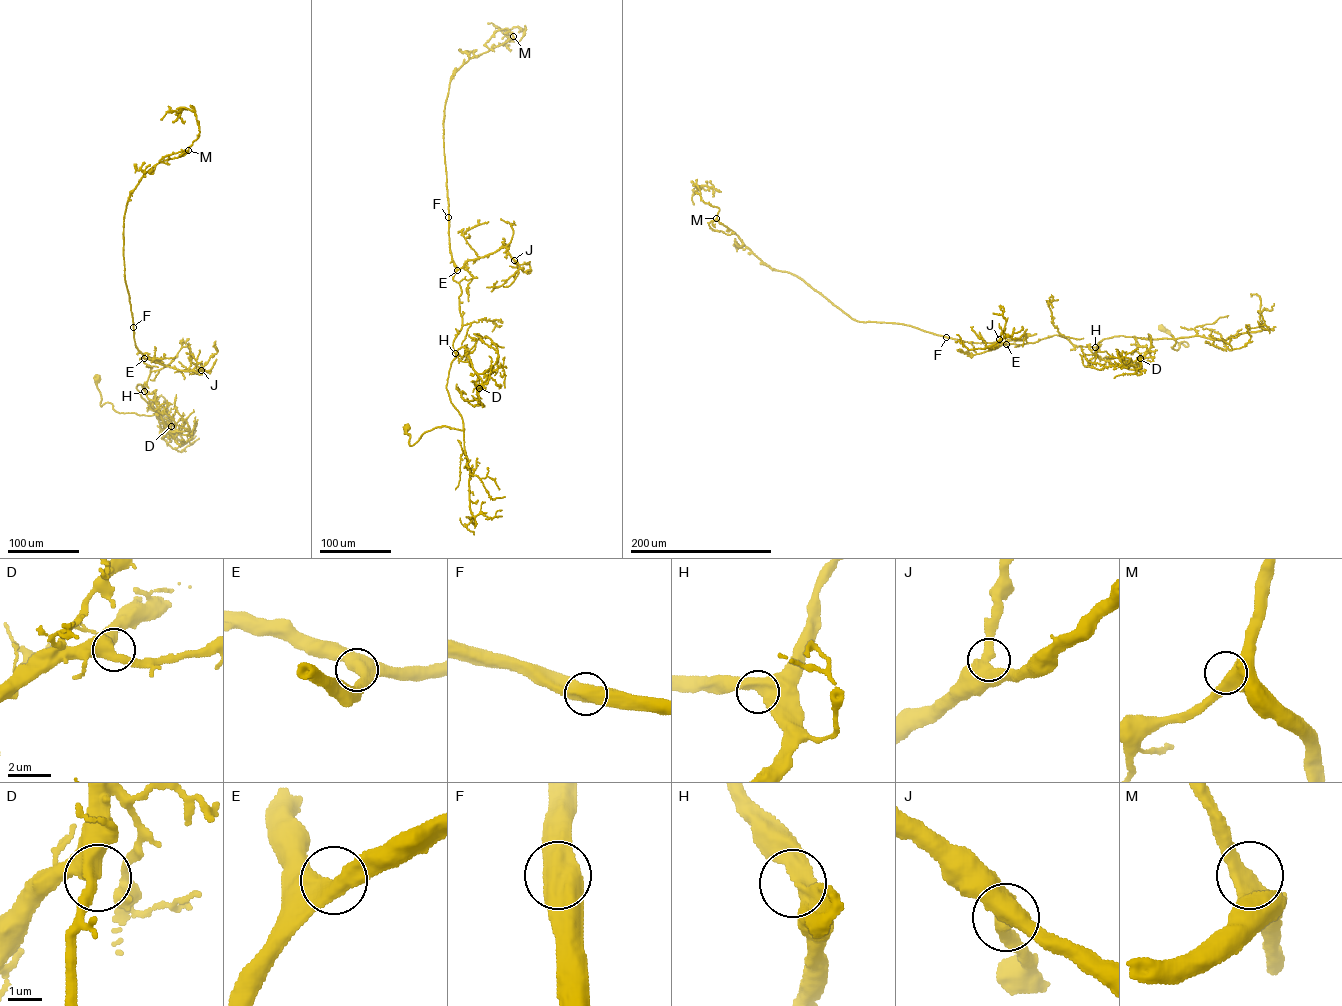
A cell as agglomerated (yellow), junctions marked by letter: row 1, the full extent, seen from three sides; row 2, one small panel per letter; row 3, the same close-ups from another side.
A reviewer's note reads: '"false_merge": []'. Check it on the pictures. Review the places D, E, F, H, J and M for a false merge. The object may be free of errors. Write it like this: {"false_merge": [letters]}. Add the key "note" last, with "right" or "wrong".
{"false_merge": [], "note": "right"}

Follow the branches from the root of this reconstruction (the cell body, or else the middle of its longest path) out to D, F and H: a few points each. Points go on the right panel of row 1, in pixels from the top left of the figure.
D: (1162, 329), (1188, 345), (1118, 335), (1092, 354), (1127, 368), (1140, 358)
F: (1162, 329), (1188, 345), (1121, 335), (1094, 347), (1057, 335), (1019, 345), (946, 337)
H: (1162, 329), (1188, 345), (1182, 341), (1176, 350), (1172, 347), (1173, 339), (1120, 335), (1104, 338), (1095, 347)

